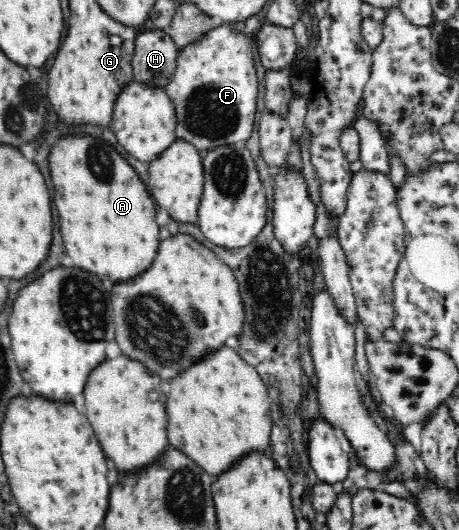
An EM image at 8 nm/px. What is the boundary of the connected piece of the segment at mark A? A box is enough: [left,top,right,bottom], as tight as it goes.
[50,137,160,283]

